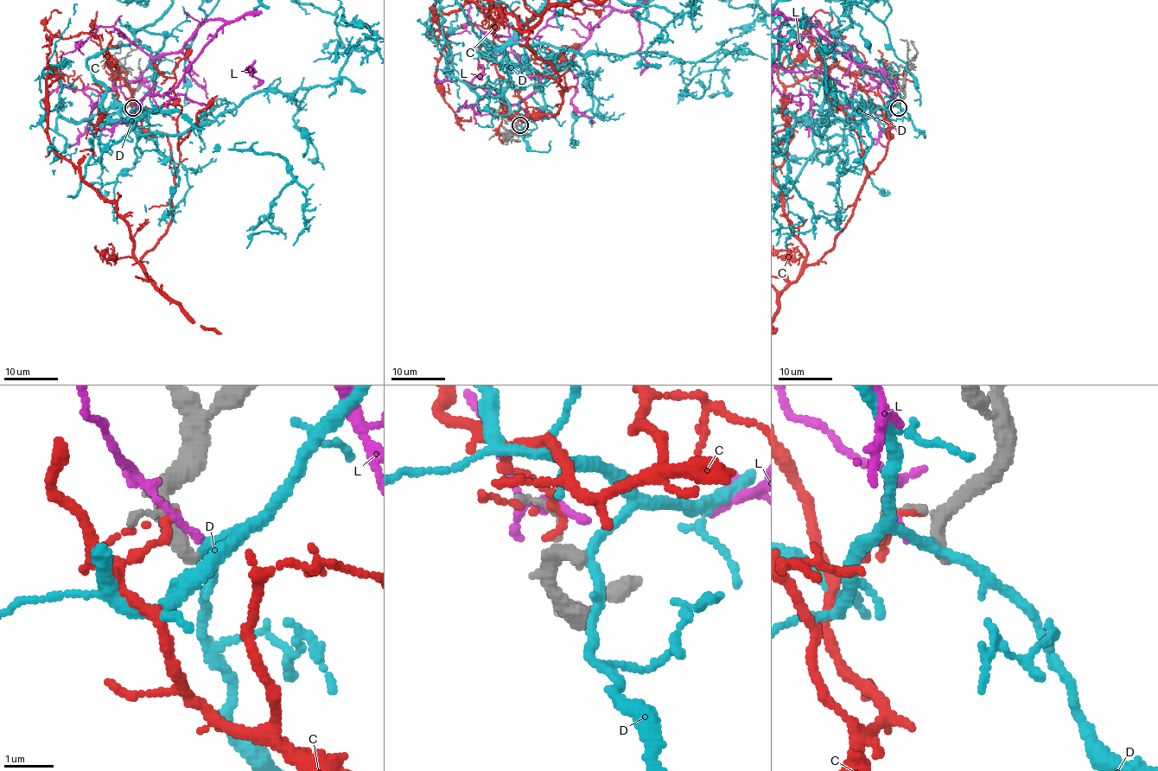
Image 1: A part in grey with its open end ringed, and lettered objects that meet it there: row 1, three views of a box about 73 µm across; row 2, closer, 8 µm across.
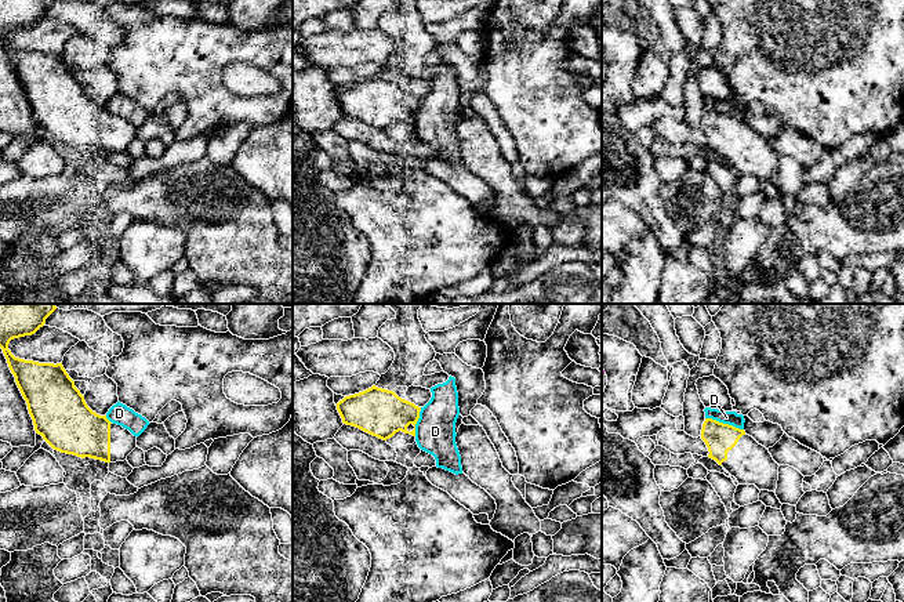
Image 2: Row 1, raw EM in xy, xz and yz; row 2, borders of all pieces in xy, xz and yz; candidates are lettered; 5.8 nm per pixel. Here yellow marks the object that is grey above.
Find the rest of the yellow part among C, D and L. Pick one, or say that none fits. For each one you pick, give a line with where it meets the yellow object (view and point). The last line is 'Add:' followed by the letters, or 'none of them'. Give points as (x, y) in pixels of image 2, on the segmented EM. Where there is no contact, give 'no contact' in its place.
Add: none of them

